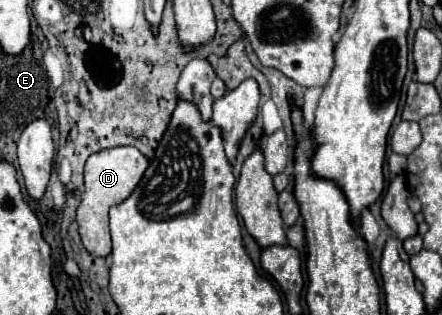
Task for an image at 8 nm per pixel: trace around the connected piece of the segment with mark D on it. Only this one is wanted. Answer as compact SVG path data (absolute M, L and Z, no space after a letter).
M134 146L106 148L106 150L100 150L88 158L86 172L84 172L86 190L84 190L84 198L78 206L78 226L80 226L82 244L92 256L106 258L112 252L112 240L110 240L110 228L108 228L108 210L110 210L110 206L124 202L134 192L134 188L138 186L146 168L148 168L146 156Z

